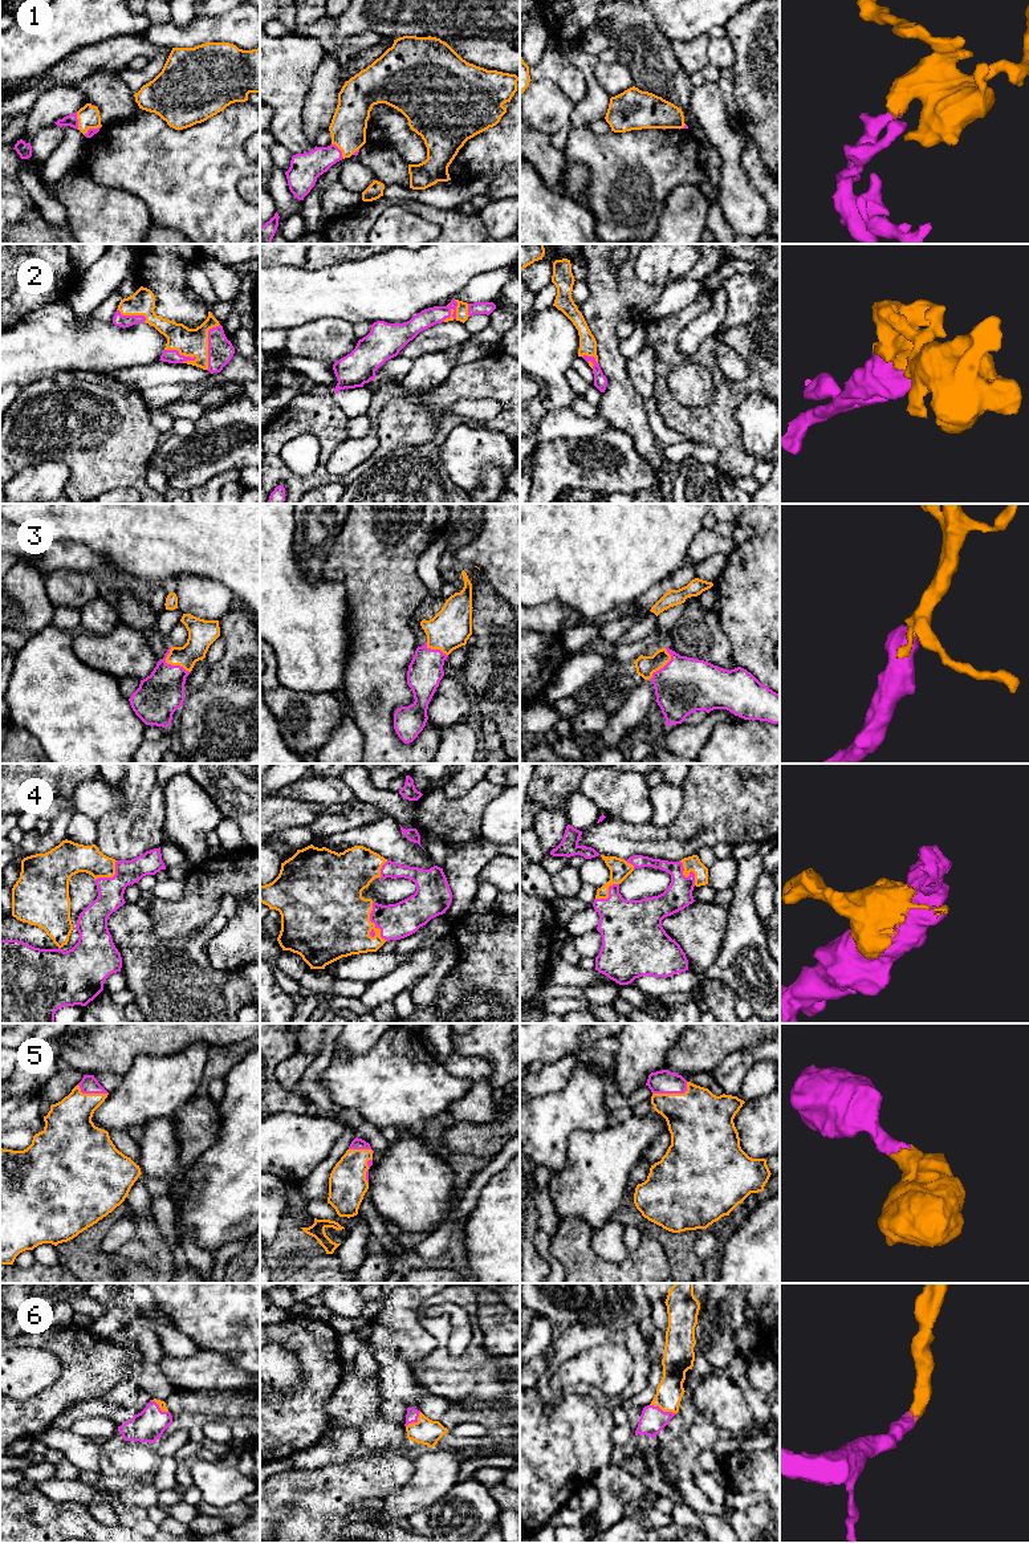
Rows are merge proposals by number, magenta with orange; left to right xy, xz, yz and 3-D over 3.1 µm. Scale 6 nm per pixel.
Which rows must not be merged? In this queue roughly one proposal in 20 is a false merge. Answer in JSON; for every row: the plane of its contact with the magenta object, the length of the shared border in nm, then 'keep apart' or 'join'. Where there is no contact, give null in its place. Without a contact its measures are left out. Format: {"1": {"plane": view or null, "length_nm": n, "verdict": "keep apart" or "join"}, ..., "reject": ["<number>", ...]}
{"1": {"plane": "xz", "length_nm": 120, "verdict": "join"}, "2": {"plane": "xy", "length_nm": 280, "verdict": "join"}, "3": {"plane": "xy", "length_nm": 200, "verdict": "join"}, "4": {"plane": "xz", "length_nm": 260, "verdict": "join"}, "5": {"plane": "yz", "length_nm": 220, "verdict": "join"}, "6": {"plane": "yz", "length_nm": 170, "verdict": "join"}, "reject": []}

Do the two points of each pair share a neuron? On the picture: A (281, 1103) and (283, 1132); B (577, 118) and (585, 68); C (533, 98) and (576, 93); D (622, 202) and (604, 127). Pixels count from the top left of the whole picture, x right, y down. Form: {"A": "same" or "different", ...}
{"A": "different", "B": "same", "C": "different", "D": "different"}

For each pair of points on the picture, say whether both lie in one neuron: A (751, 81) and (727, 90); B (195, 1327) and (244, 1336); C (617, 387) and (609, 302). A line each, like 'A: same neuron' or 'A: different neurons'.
A: different neurons
B: same neuron
C: same neuron

